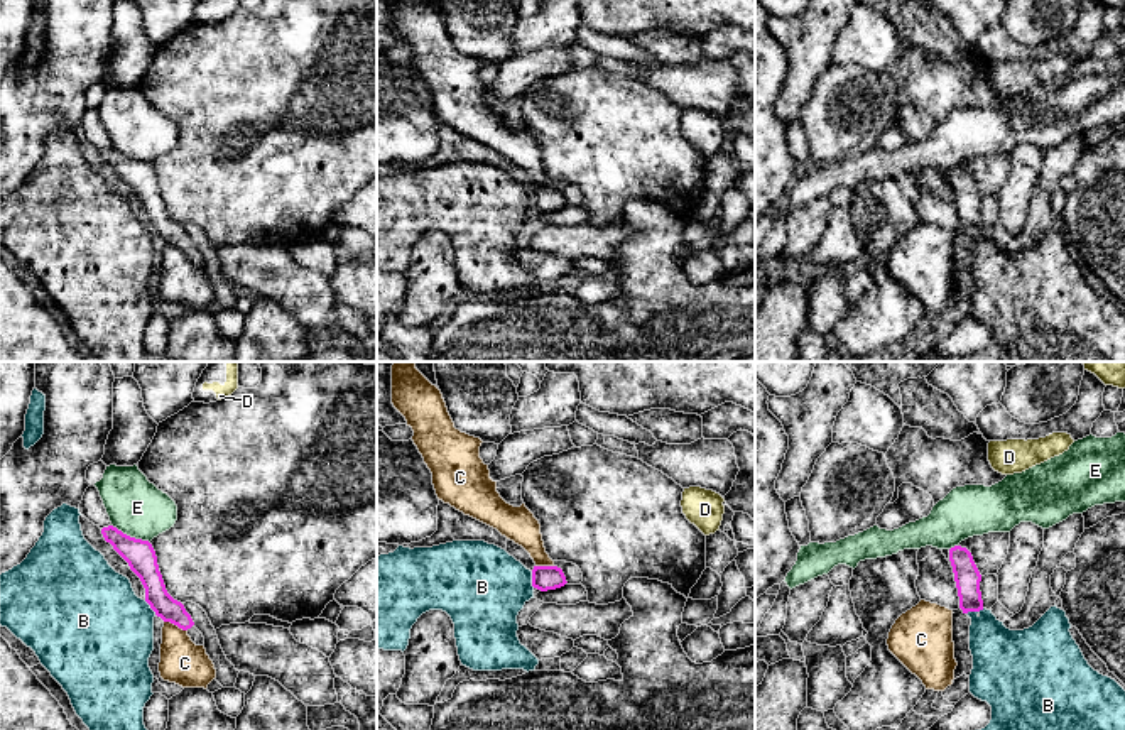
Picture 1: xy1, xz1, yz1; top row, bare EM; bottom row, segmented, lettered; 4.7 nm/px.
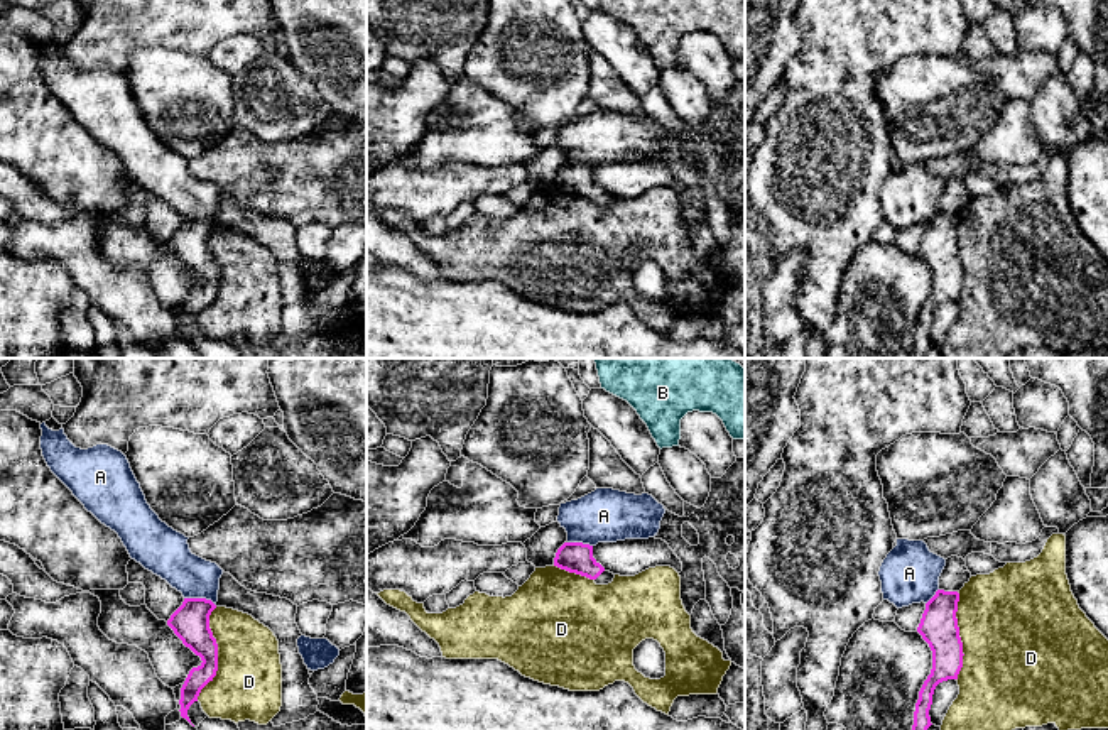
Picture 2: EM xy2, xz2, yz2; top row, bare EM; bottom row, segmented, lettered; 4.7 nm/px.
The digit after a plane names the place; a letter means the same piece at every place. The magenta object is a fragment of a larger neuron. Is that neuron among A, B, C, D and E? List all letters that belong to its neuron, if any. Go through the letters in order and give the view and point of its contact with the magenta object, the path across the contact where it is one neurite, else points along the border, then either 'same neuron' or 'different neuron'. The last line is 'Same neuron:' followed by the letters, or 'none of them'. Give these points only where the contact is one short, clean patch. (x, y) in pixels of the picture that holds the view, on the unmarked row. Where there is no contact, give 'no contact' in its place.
A: xy2 (200, 220) | along xy2 (184, 218), (205, 218), (215, 227) | different neuron
B: yz1 (975, 232) | along yz1 (983, 230), (967, 235) | different neuron
C: xy1 (176, 245) | along xy1 (164, 242), (186, 252) | different neuron
D: xy2 (217, 276) | different neuron
E: xy1 (129, 157) | different neuron
Same neuron: none of them

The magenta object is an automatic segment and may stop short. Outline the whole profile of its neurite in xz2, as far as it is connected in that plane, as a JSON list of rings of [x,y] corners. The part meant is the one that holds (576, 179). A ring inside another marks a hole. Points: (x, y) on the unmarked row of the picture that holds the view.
[[[564,164],[556,174],[554,188],[586,198],[596,206],[608,206],[615,199],[593,179],[593,167],[583,164]]]

